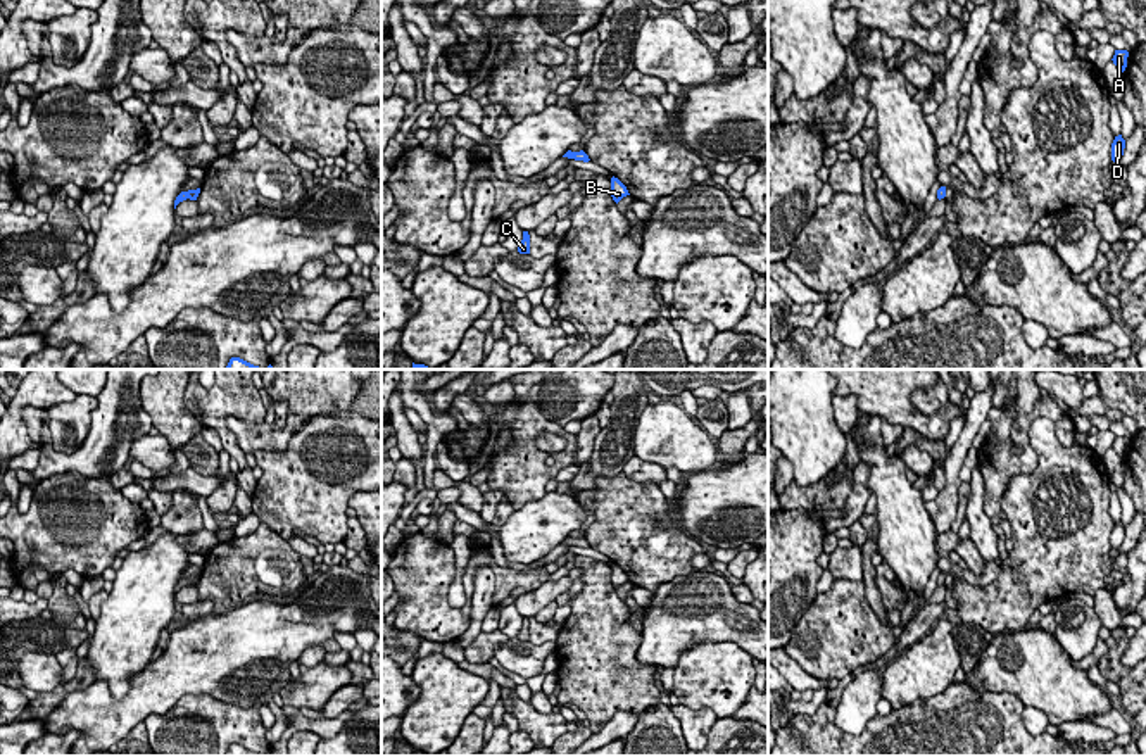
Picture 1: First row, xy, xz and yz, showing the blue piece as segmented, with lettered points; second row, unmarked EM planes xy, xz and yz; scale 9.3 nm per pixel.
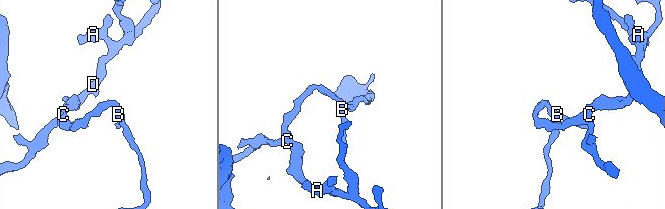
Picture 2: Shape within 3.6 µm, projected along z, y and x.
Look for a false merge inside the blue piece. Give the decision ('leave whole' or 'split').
split

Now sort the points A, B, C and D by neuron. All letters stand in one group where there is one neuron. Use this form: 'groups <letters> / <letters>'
groups A C D / B

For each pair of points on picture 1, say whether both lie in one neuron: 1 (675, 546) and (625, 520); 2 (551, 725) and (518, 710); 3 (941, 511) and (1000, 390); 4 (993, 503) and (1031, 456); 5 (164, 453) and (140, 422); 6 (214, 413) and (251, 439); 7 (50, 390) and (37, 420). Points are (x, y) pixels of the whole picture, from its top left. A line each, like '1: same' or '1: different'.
1: same
2: same
3: different
4: same
5: different
6: different
7: different

